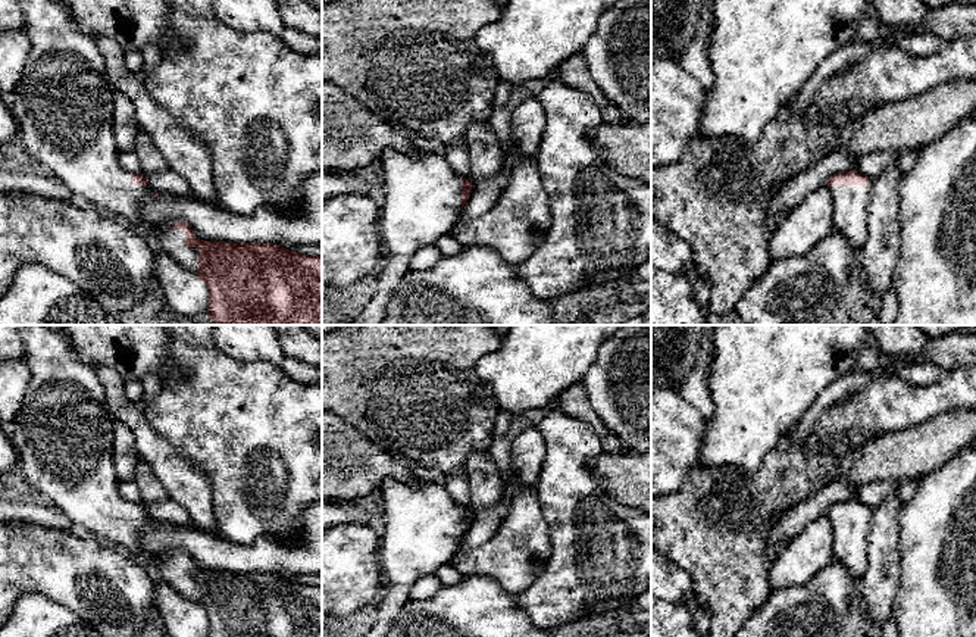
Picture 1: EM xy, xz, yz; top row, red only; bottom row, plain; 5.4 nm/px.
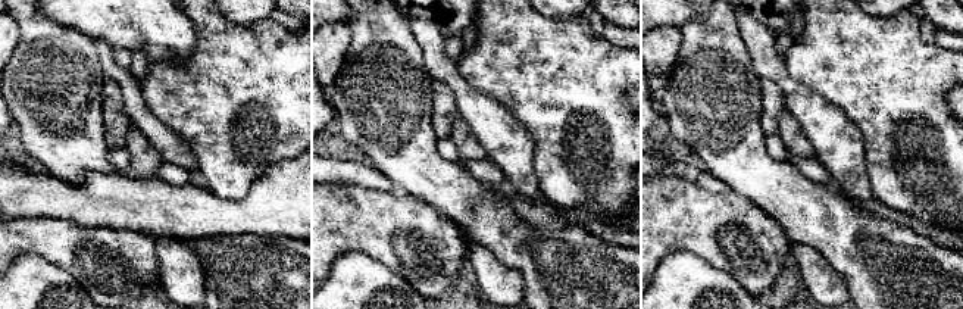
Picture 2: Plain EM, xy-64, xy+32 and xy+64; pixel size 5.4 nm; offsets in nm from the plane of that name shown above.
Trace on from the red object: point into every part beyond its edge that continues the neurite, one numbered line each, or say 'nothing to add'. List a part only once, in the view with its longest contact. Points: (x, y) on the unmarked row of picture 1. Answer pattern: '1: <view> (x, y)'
1: xy (63, 433)

